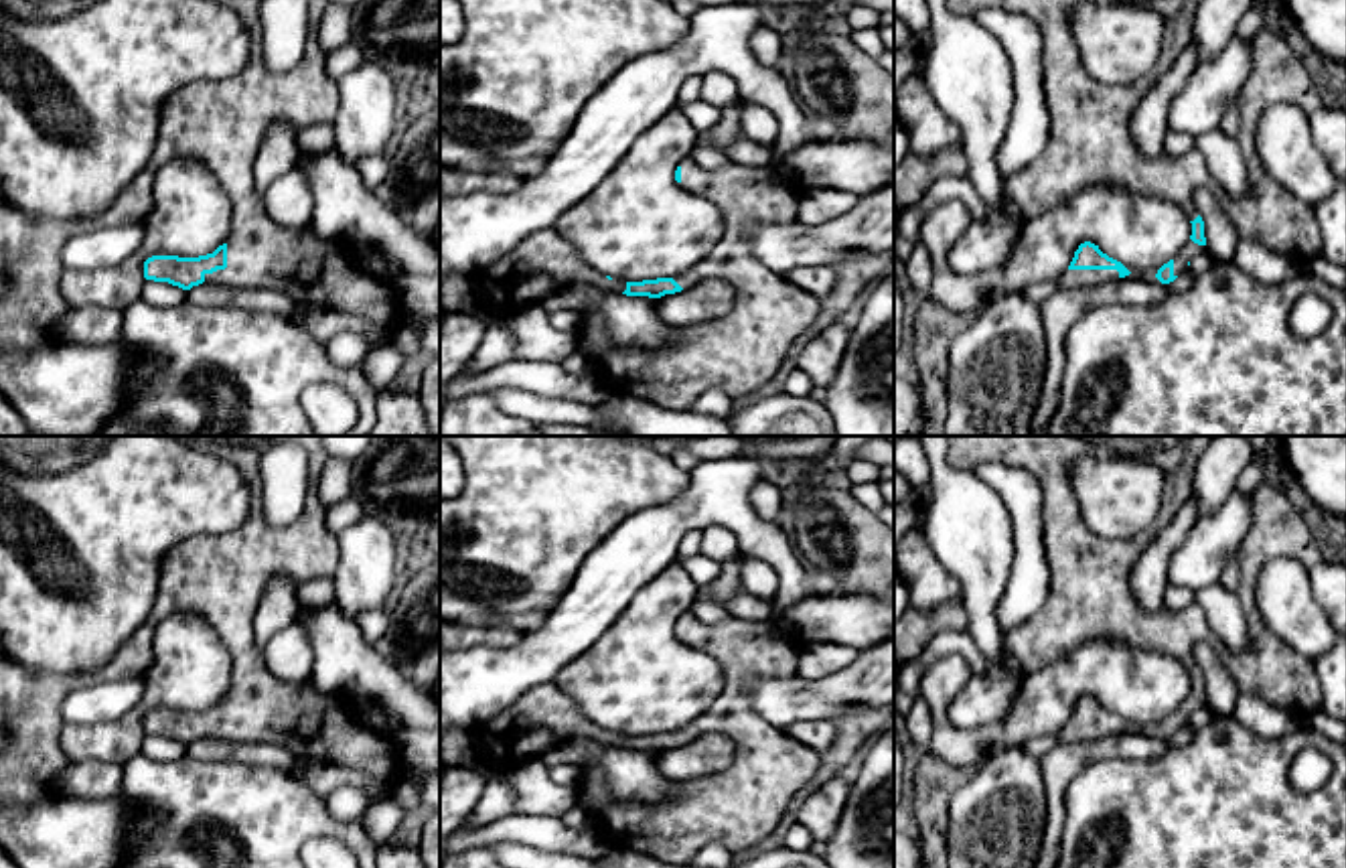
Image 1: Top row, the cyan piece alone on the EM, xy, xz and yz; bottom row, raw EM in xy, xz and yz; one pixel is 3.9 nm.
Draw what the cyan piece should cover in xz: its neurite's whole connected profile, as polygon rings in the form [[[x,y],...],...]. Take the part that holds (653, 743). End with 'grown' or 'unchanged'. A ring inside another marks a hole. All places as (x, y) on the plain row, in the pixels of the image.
[[[689,610],[677,621],[675,635],[687,647],[712,655],[724,677],[722,692],[685,728],[643,736],[604,730],[551,679],[531,685],[472,732],[478,754],[501,773],[537,761],[574,736],[661,752],[720,732],[736,746],[730,767],[677,781],[665,801],[618,803],[608,795],[600,771],[580,777],[578,797],[600,815],[594,825],[612,846],[671,864],[689,864],[712,842],[722,842],[732,854],[760,844],[774,831],[795,793],[815,777],[821,754],[760,718],[748,688],[762,677],[797,675],[801,649],[776,639],[768,621],[707,625]]] | grown

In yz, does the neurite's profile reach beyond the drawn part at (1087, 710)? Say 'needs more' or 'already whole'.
needs more

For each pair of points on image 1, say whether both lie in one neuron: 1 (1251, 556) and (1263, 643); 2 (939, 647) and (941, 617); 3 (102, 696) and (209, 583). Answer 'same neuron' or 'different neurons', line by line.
1: same neuron
2: different neurons
3: different neurons

